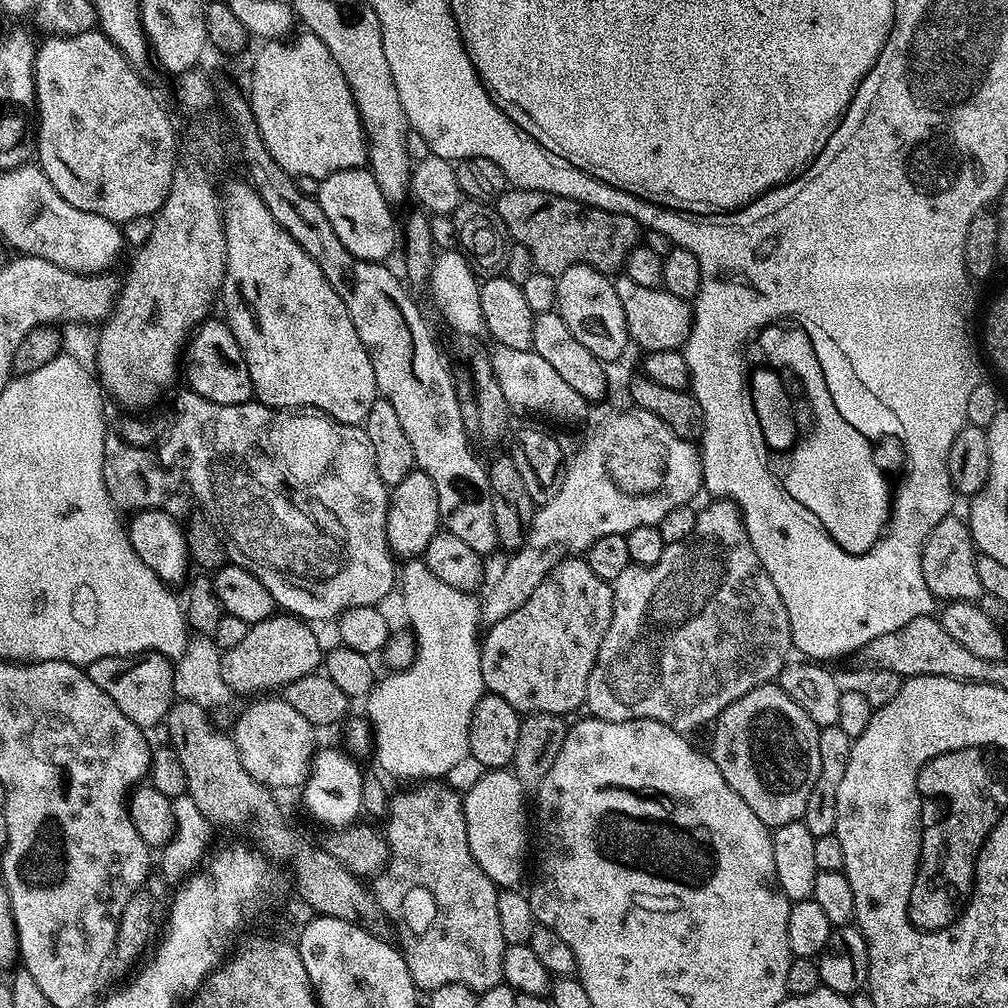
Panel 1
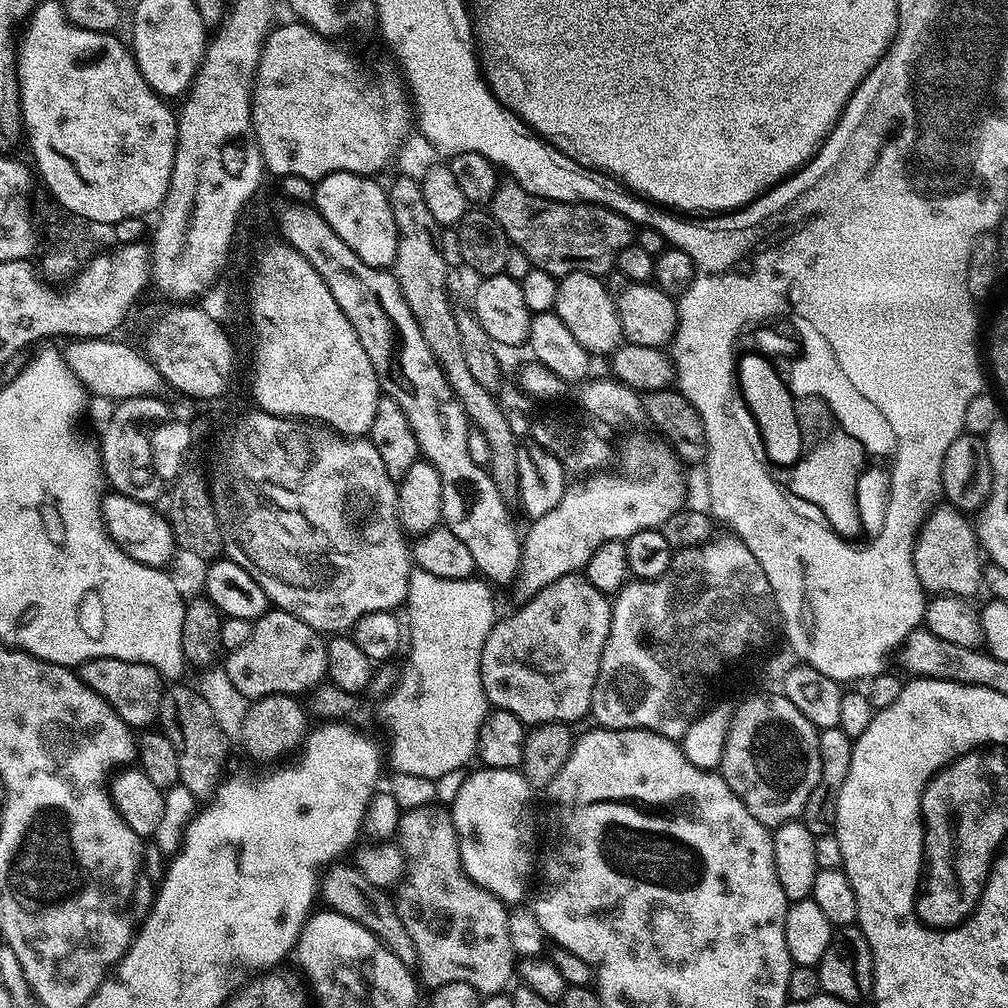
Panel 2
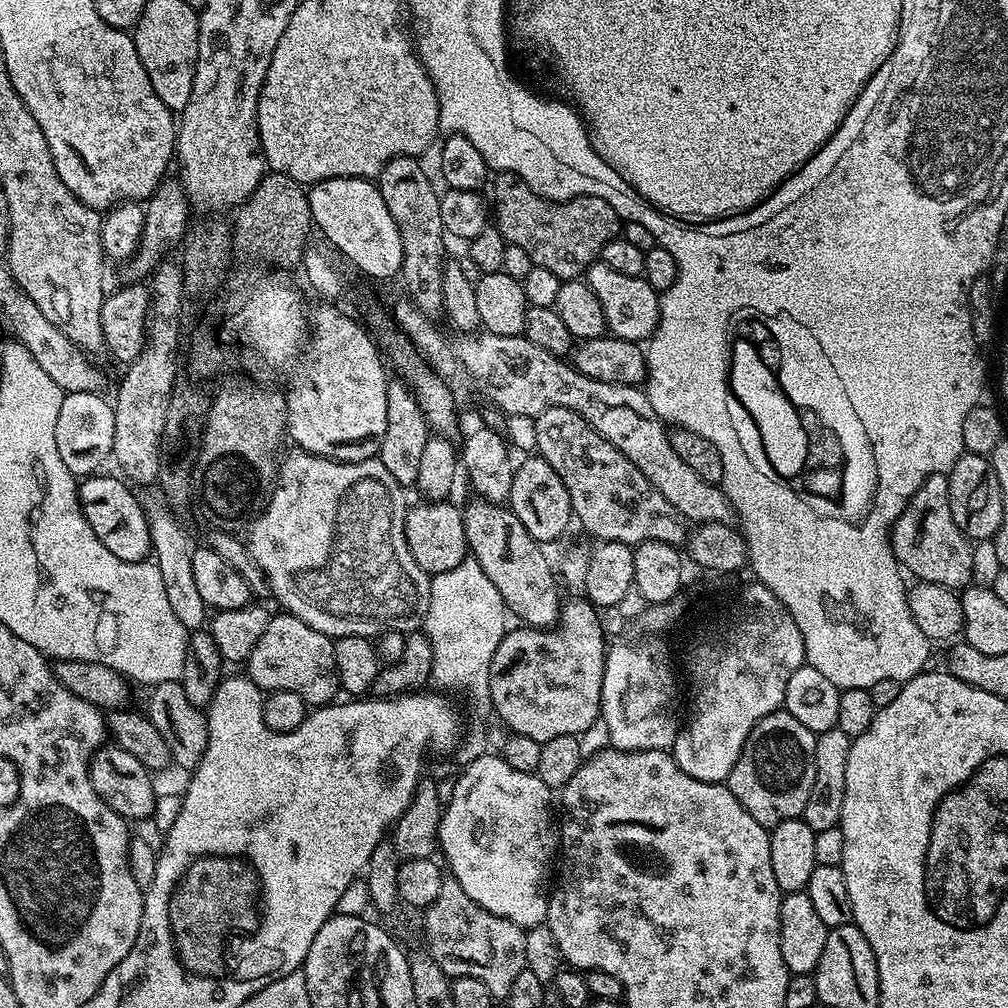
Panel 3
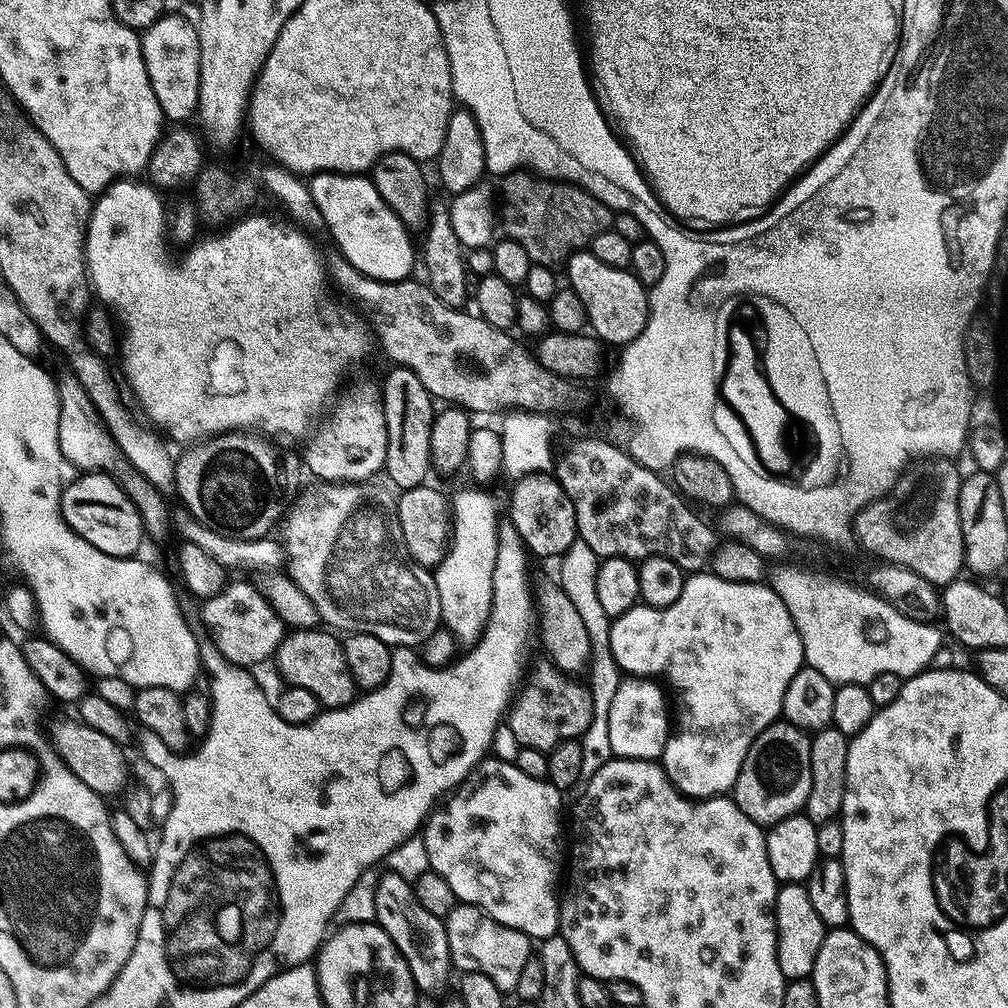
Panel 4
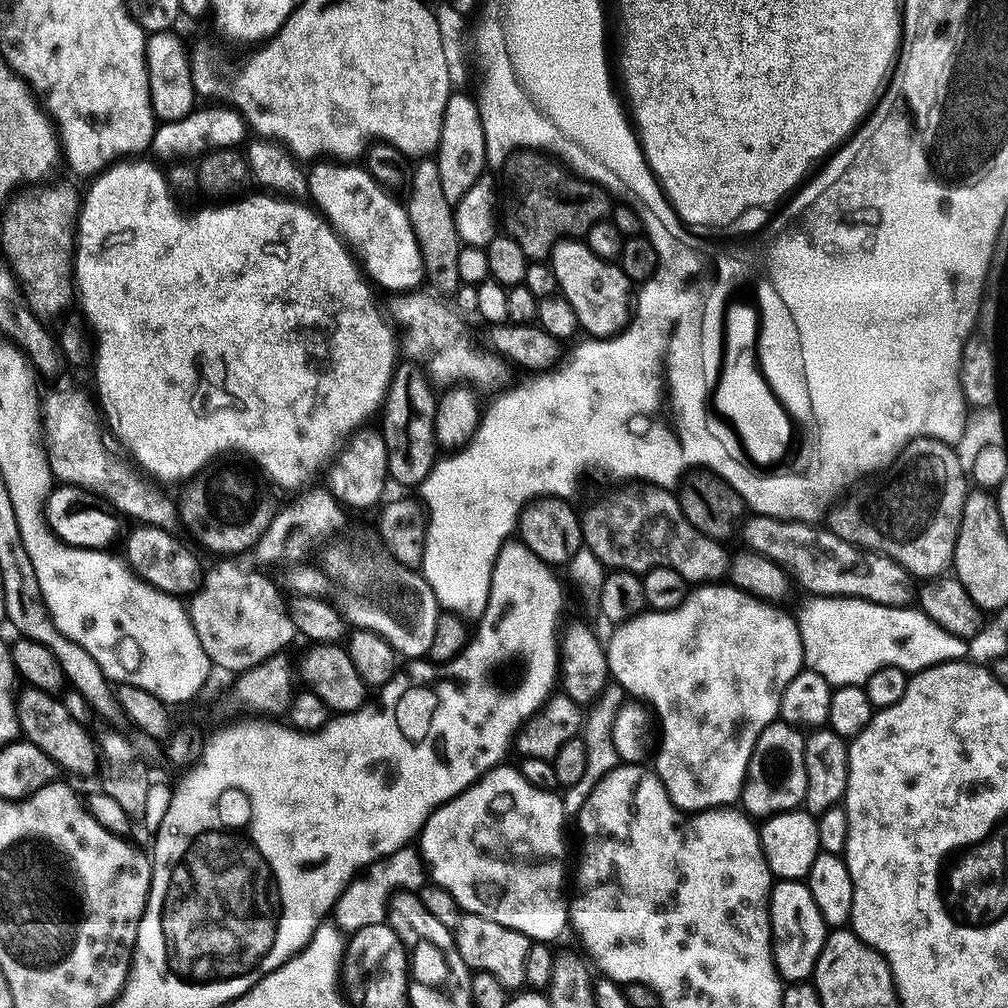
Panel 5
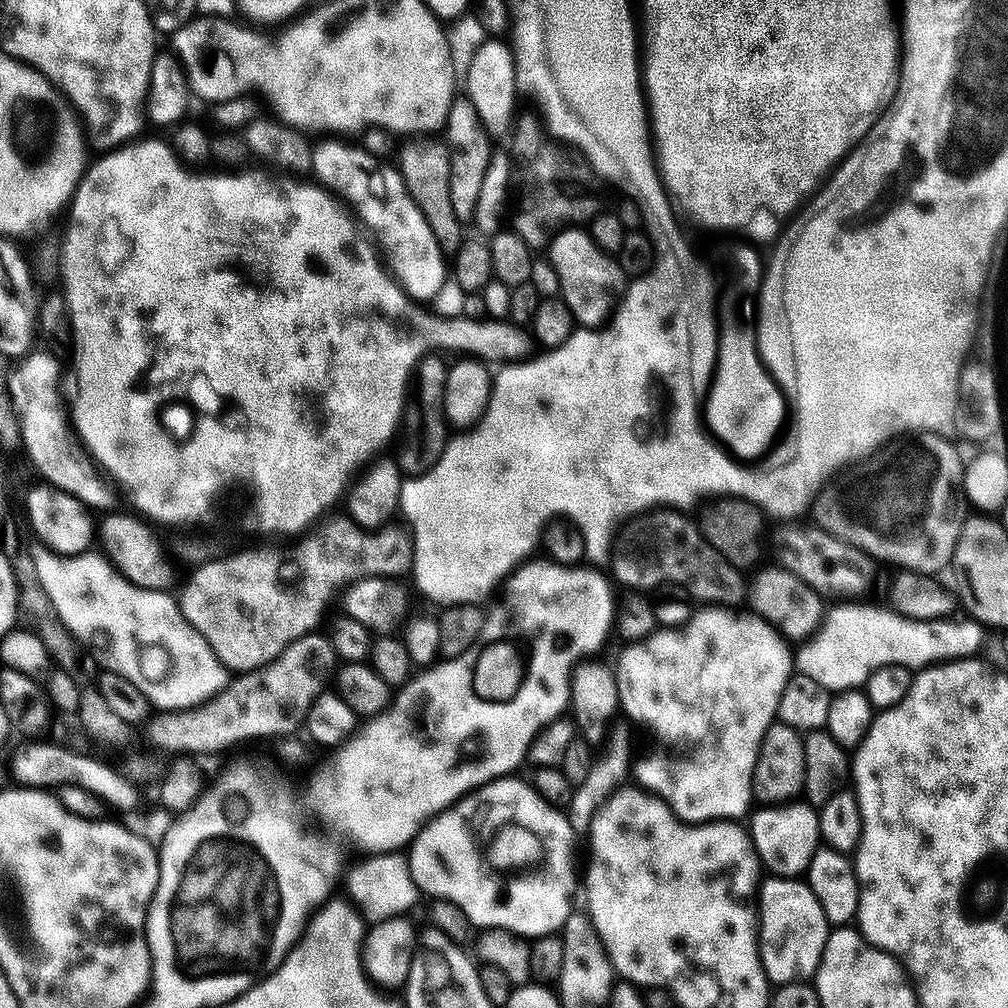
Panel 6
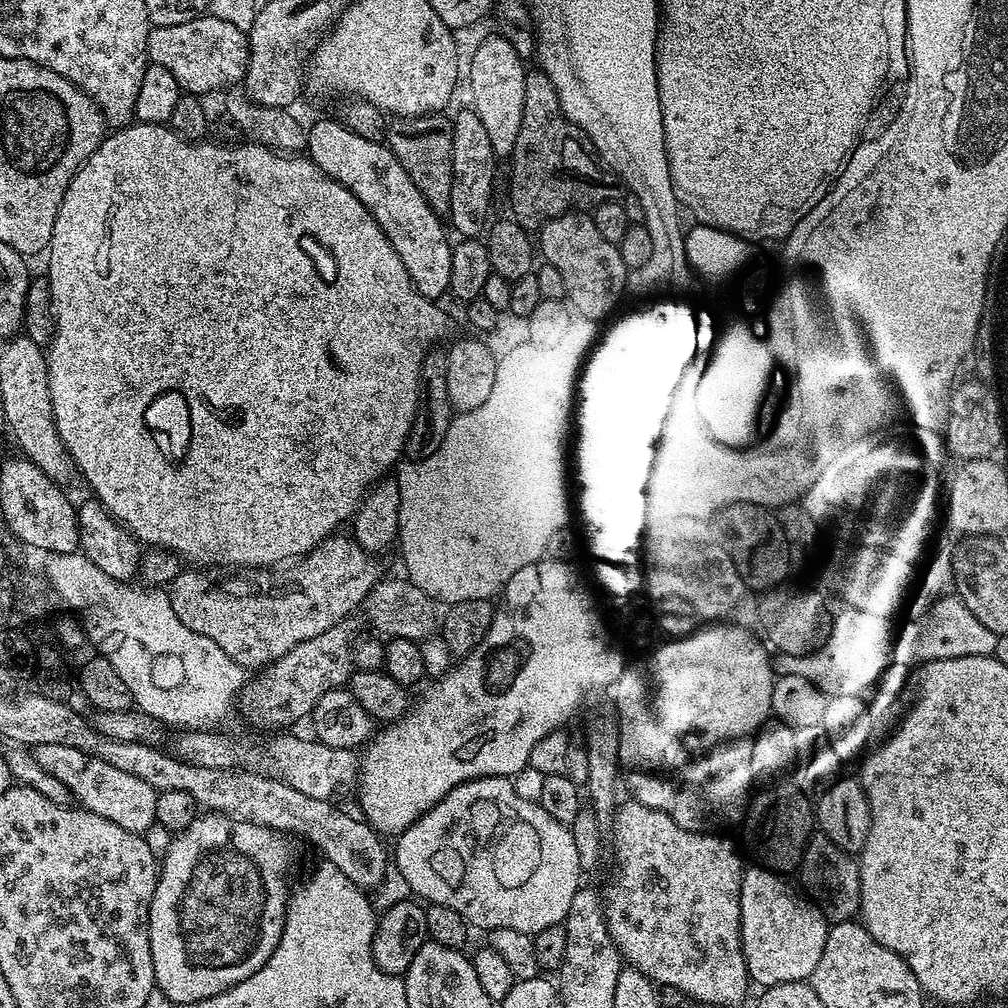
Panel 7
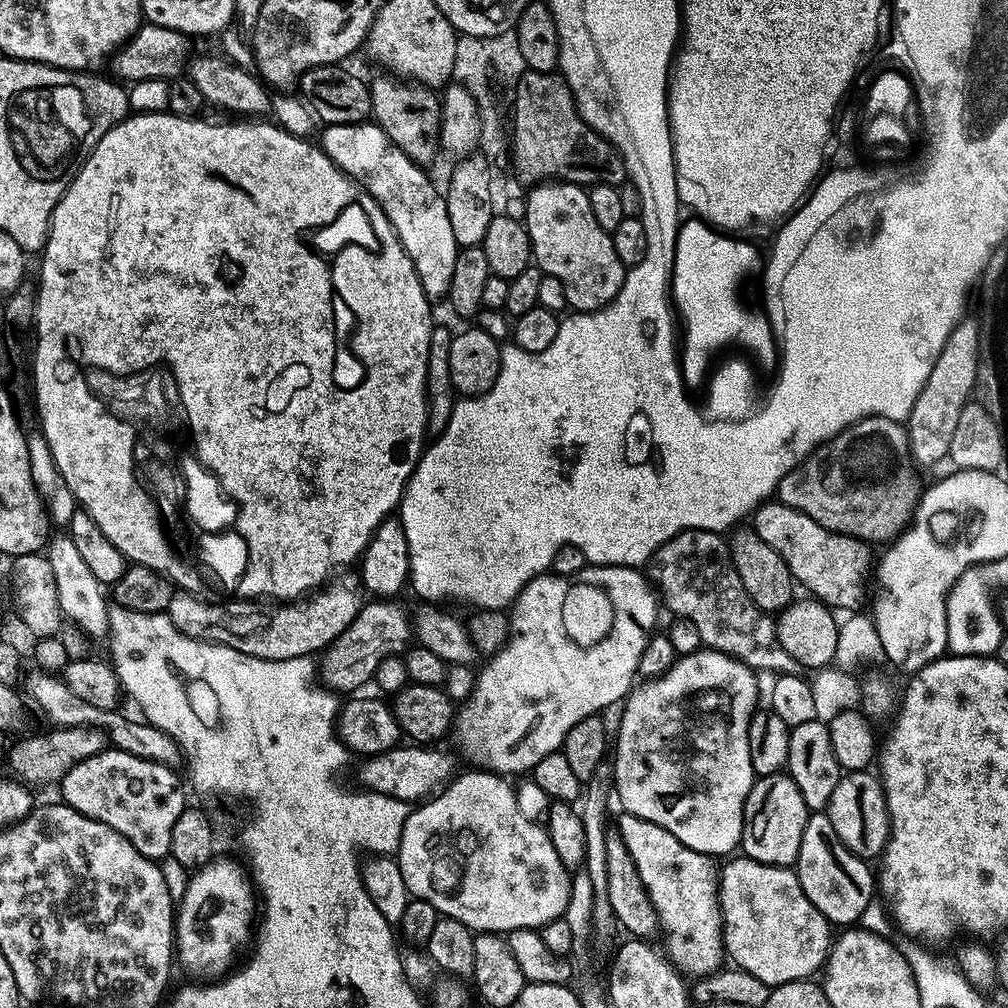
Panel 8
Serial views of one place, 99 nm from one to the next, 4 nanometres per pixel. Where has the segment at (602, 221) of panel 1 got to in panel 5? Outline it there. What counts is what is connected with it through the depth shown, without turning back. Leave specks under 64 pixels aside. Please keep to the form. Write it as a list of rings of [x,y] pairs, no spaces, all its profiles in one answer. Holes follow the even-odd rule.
[[[517,150],[504,161],[502,224],[532,262],[544,262],[560,240],[587,237],[590,226],[609,219],[614,200],[600,185],[553,162],[539,150]]]

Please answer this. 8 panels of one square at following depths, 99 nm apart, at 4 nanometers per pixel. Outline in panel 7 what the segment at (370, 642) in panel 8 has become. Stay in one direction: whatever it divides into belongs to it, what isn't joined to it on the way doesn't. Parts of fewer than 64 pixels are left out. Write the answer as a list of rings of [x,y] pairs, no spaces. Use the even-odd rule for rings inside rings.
[[[337,626],[331,628],[330,630],[326,630],[326,634],[318,634],[318,638],[310,638],[306,642],[300,642],[298,646],[294,646],[294,650],[290,650],[286,654],[282,654],[282,658],[278,658],[274,661],[274,663],[267,665],[259,673],[260,676],[257,678],[256,681],[249,683],[247,687],[245,687],[244,691],[240,693],[238,697],[238,704],[239,707],[244,707],[244,712],[246,715],[249,716],[250,719],[253,720],[256,724],[262,724],[266,728],[280,728],[276,730],[284,730],[287,724],[296,724],[299,720],[307,721],[312,714],[312,707],[316,705],[318,702],[318,698],[322,698],[324,694],[329,692],[330,690],[334,690],[335,688],[343,688],[345,685],[349,683],[352,679],[352,674],[354,671],[354,663],[353,663],[353,645],[354,645],[354,636],[351,636],[350,633],[347,632],[347,627],[344,626]]]

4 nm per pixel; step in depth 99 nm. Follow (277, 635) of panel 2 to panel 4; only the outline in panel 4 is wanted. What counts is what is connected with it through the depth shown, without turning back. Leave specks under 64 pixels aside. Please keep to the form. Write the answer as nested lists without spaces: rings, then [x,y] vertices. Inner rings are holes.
[[[319,627],[289,631],[276,648],[274,665],[280,671],[285,685],[310,690],[310,694],[314,694],[314,698],[318,698],[325,709],[344,708],[356,699],[358,689],[350,674],[350,666],[346,666],[343,643],[335,640],[331,631],[320,631]]]

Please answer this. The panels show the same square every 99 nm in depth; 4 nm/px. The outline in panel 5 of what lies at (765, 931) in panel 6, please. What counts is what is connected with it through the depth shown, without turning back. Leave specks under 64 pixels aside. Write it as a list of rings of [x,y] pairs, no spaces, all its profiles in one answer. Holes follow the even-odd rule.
[[[776,880],[772,885],[772,893],[768,895],[768,917],[772,927],[772,957],[780,979],[785,982],[807,981],[816,971],[818,954],[822,954],[822,946],[830,931],[828,923],[818,911],[814,894],[810,894],[807,883],[804,880]]]

